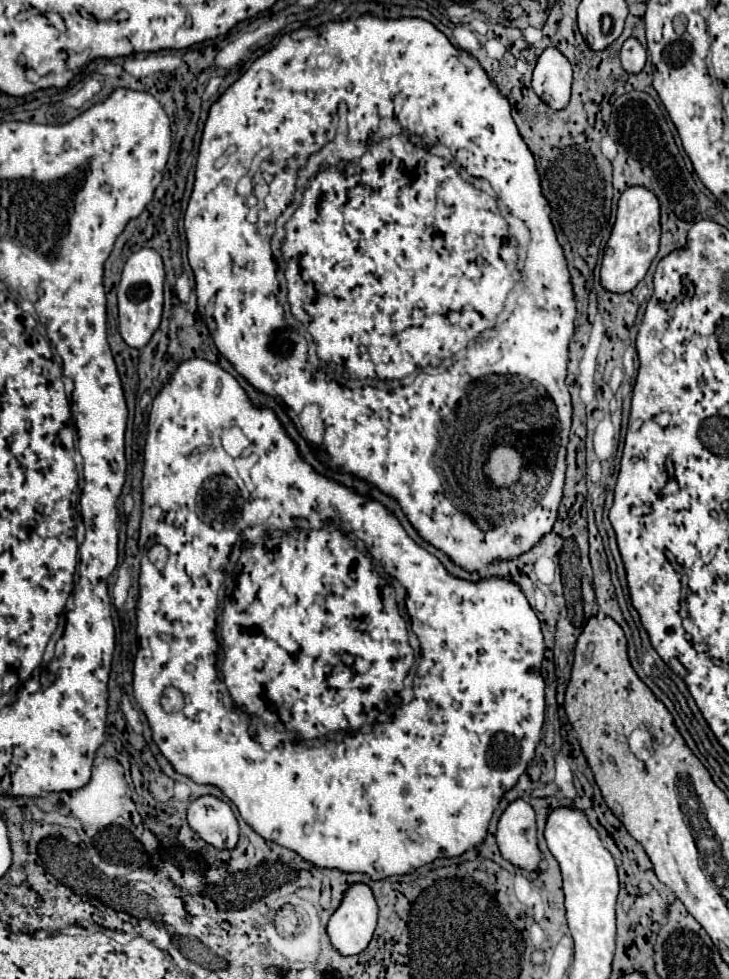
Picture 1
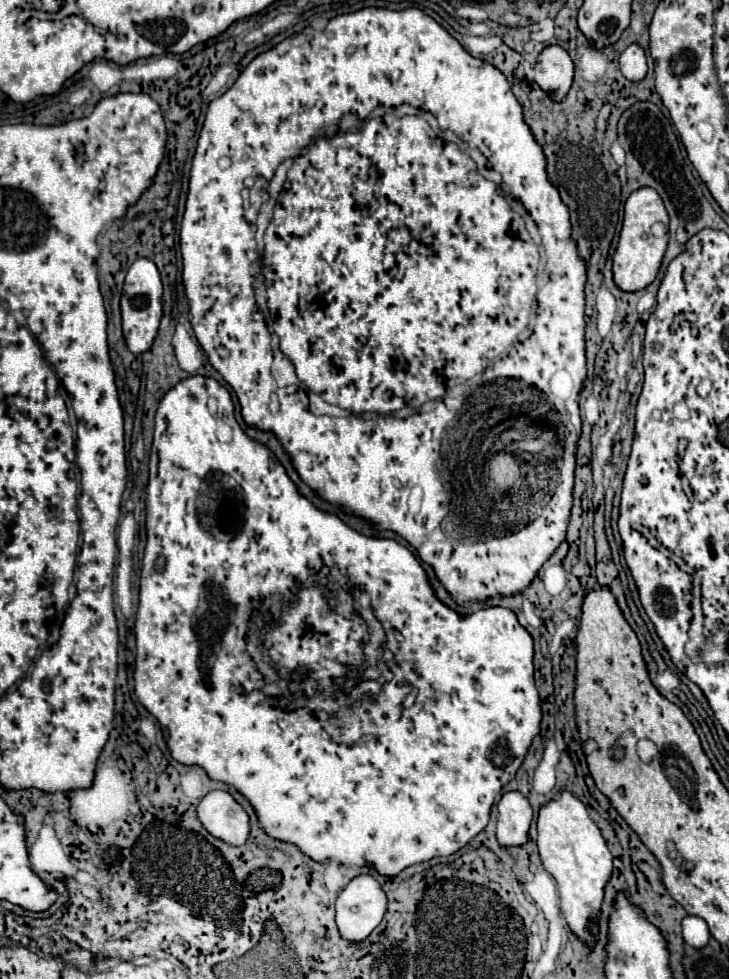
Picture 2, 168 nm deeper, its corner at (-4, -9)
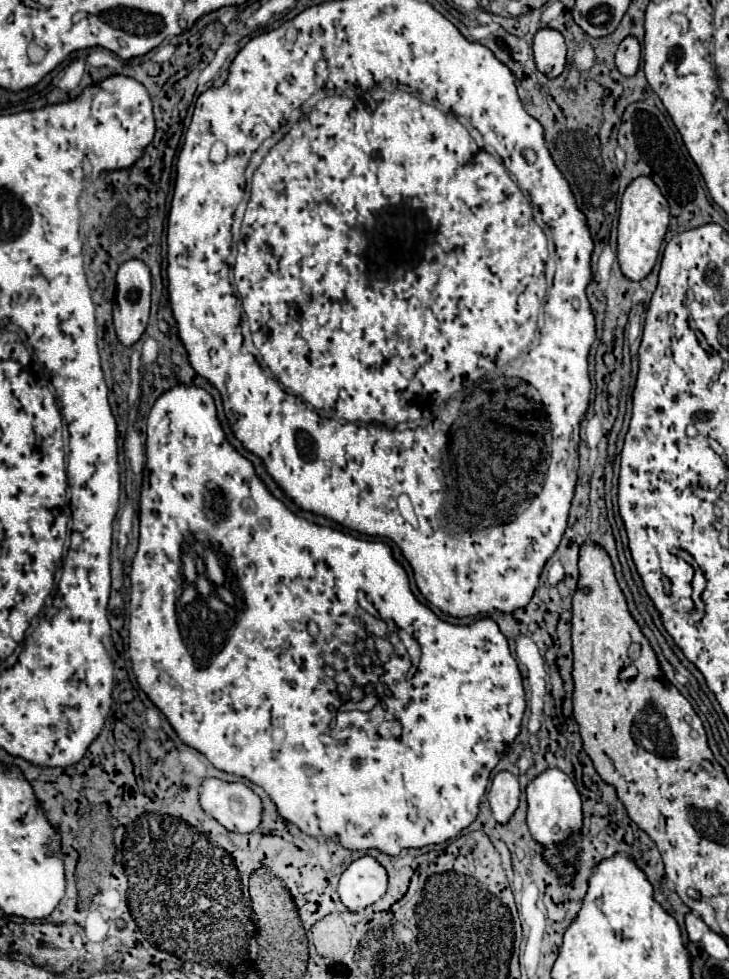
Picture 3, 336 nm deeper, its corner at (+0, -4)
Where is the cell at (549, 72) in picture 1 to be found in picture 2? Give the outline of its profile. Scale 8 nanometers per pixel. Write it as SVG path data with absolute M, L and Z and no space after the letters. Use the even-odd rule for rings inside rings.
M547 46L535 64L535 82L555 100L563 100L573 82L573 60L561 46Z

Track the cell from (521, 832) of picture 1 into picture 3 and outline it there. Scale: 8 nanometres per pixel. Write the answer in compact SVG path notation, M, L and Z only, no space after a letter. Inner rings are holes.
M501 771L495 775L491 791L487 793L487 799L491 803L491 811L497 823L501 825L509 823L509 819L519 807L519 795L521 795L519 781L513 773Z

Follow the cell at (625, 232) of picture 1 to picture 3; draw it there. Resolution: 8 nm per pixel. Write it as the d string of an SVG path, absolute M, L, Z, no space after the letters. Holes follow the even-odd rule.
M637 177L621 197L621 215L619 215L619 249L617 259L621 265L621 273L631 281L645 279L659 255L661 241L667 233L669 225L669 205L661 195L659 187L649 177Z

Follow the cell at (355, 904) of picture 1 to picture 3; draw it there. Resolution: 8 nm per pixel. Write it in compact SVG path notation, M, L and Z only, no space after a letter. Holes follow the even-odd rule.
M369 855L353 861L341 875L339 899L351 911L359 913L379 901L387 891L385 869Z

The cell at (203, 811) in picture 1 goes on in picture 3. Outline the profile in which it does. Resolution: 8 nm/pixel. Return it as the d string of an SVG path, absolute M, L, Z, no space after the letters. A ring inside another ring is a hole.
M205 779L203 791L199 795L201 809L219 821L225 829L233 833L251 833L259 827L261 821L261 799L243 783L227 783L221 779Z

